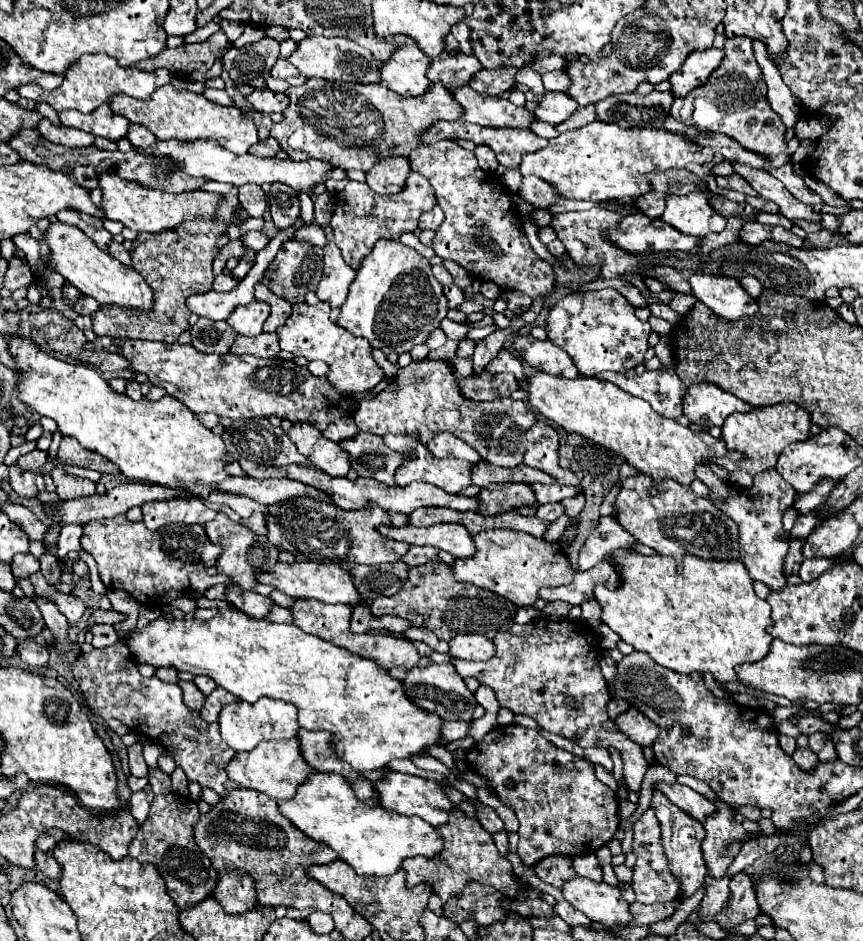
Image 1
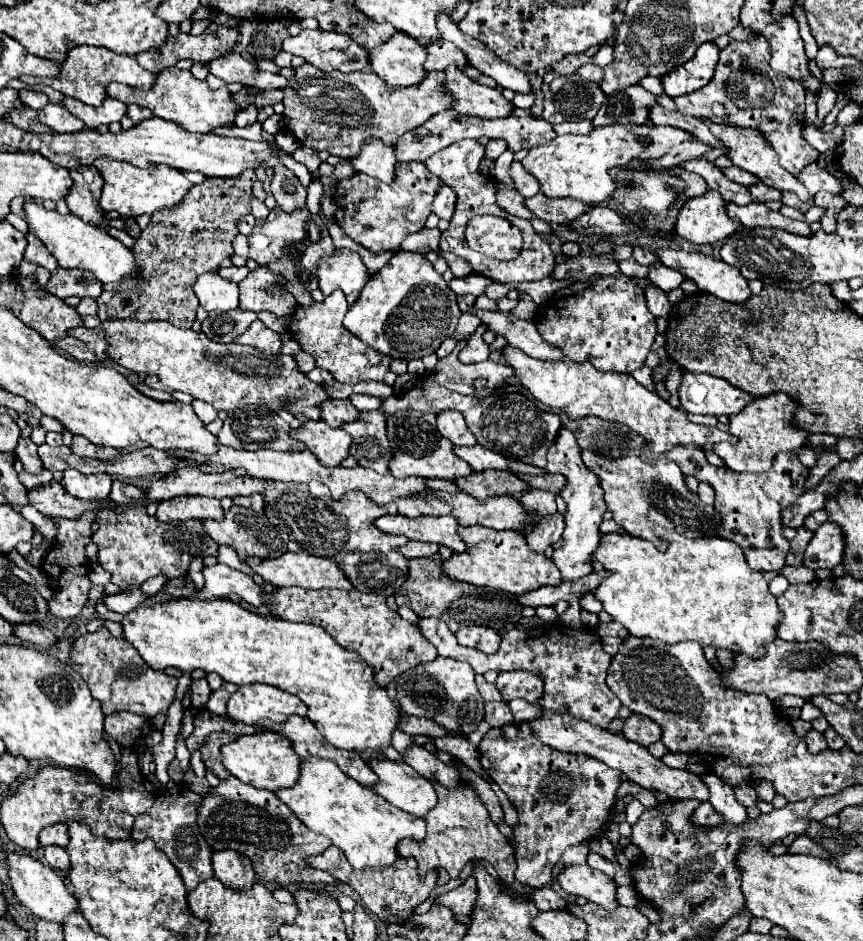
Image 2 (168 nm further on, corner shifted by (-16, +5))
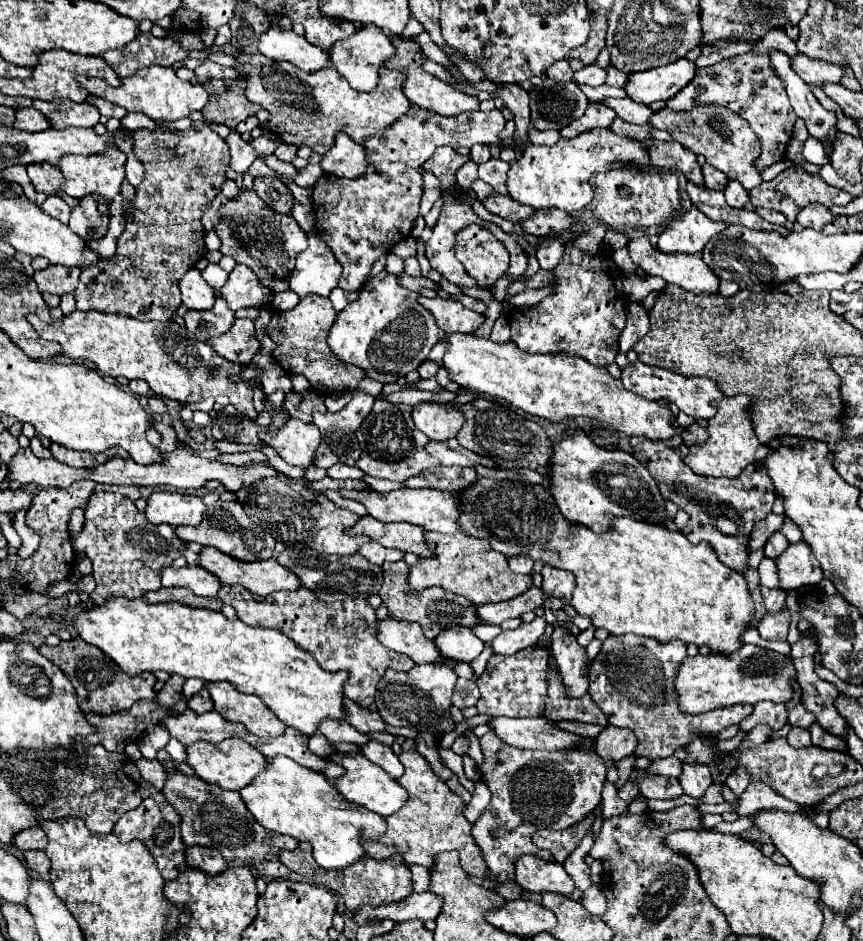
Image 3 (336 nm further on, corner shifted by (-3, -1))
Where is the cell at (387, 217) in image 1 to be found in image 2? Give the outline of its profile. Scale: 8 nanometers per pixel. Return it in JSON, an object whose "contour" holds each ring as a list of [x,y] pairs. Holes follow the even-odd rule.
{"contour":[[[418,161],[396,163],[396,179],[392,185],[380,183],[364,173],[354,173],[352,177],[336,183],[336,193],[332,199],[338,209],[334,219],[352,241],[366,247],[370,253],[398,251],[404,237],[424,229],[438,189],[440,179]]]}

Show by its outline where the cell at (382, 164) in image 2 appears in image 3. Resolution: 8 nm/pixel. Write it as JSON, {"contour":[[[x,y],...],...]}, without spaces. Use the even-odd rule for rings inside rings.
{"contour":[[[339,133],[335,137],[335,145],[329,153],[323,155],[323,171],[331,173],[335,177],[347,177],[357,179],[363,177],[367,171],[367,151],[363,145],[347,137],[347,133]]]}

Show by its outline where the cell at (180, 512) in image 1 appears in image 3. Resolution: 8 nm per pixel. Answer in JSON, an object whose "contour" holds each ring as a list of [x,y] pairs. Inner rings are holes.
{"contour":[[[153,493],[147,499],[145,515],[151,523],[179,525],[199,525],[205,515],[205,505],[197,495],[179,493]]]}

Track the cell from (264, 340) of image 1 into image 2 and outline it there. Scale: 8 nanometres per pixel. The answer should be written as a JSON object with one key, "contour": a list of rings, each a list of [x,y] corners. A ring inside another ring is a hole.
{"contour":[[[254,321],[248,331],[244,331],[238,339],[236,339],[240,345],[252,345],[252,347],[258,347],[262,349],[264,353],[278,353],[282,341],[280,341],[280,335],[274,333],[272,329],[268,329],[262,321]]]}

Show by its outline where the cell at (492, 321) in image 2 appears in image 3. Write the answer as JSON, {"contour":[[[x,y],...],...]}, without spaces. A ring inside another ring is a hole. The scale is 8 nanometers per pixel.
{"contour":[[[419,297],[419,303],[425,309],[431,309],[431,313],[435,313],[437,325],[443,329],[445,335],[449,335],[449,333],[473,333],[485,323],[485,315],[463,307],[455,299]]]}

